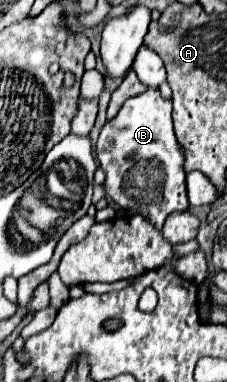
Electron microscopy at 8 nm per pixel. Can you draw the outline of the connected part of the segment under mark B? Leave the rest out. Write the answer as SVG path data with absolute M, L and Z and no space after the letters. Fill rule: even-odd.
M147 90L135 98L129 98L119 114L105 122L97 140L97 160L107 174L105 192L119 208L135 208L137 214L147 216L155 228L161 228L171 210L165 208L165 182L169 178L169 166L161 156L173 156L173 212L187 210L187 190L183 172L183 150L175 140L171 122L171 100L165 100L159 90Z

